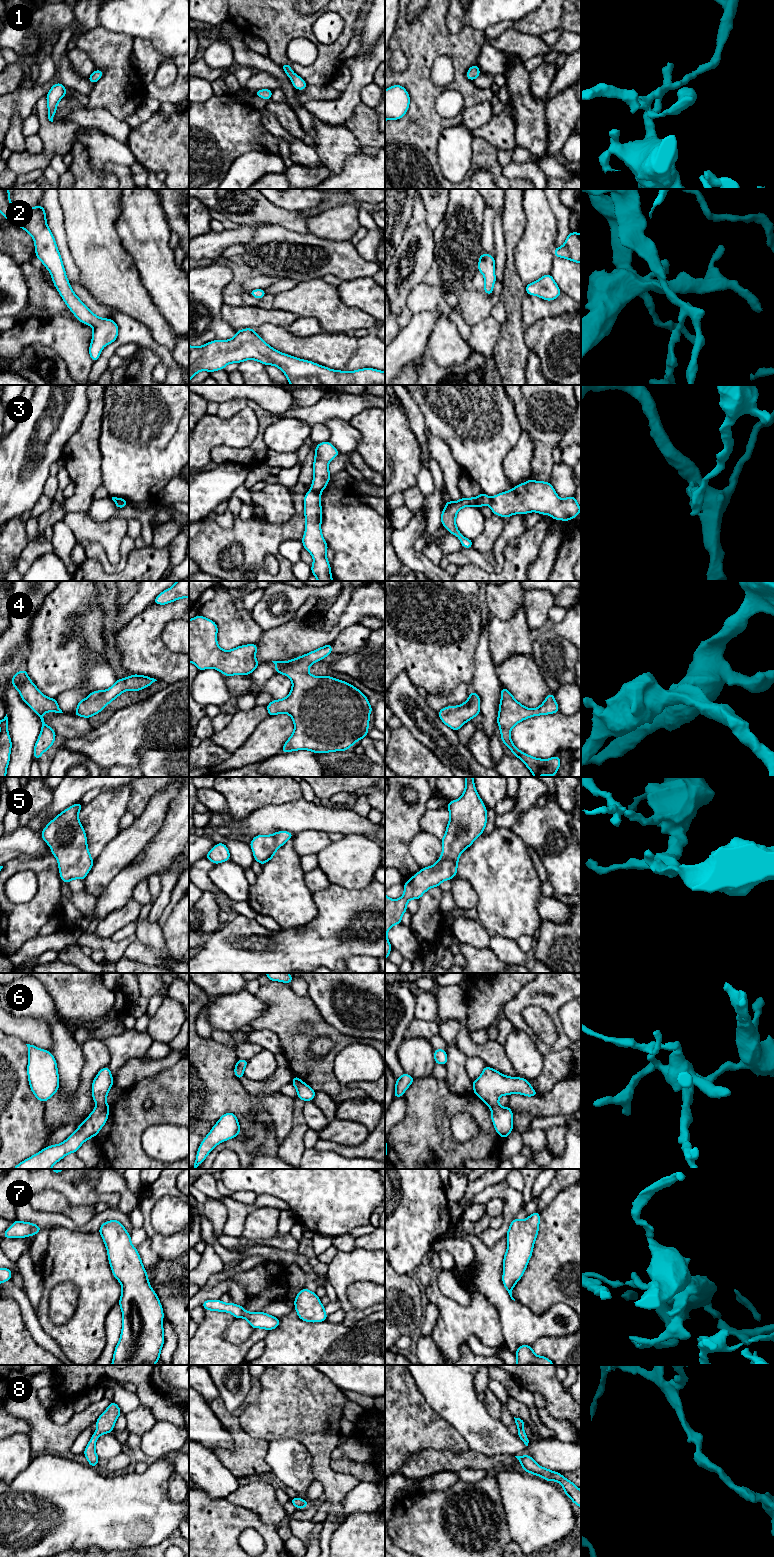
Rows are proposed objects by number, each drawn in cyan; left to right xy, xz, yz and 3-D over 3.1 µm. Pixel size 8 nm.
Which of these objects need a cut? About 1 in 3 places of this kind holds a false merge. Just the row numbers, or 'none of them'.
3, 6

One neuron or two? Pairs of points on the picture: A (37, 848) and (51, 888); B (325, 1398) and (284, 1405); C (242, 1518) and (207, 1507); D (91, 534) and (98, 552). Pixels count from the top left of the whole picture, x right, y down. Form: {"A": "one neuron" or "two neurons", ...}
{"A": "two neurons", "B": "one neuron", "C": "one neuron", "D": "two neurons"}

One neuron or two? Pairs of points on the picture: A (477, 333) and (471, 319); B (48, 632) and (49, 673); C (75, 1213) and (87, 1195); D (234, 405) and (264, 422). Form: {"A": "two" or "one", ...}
{"A": "two", "B": "one", "C": "two", "D": "one"}

